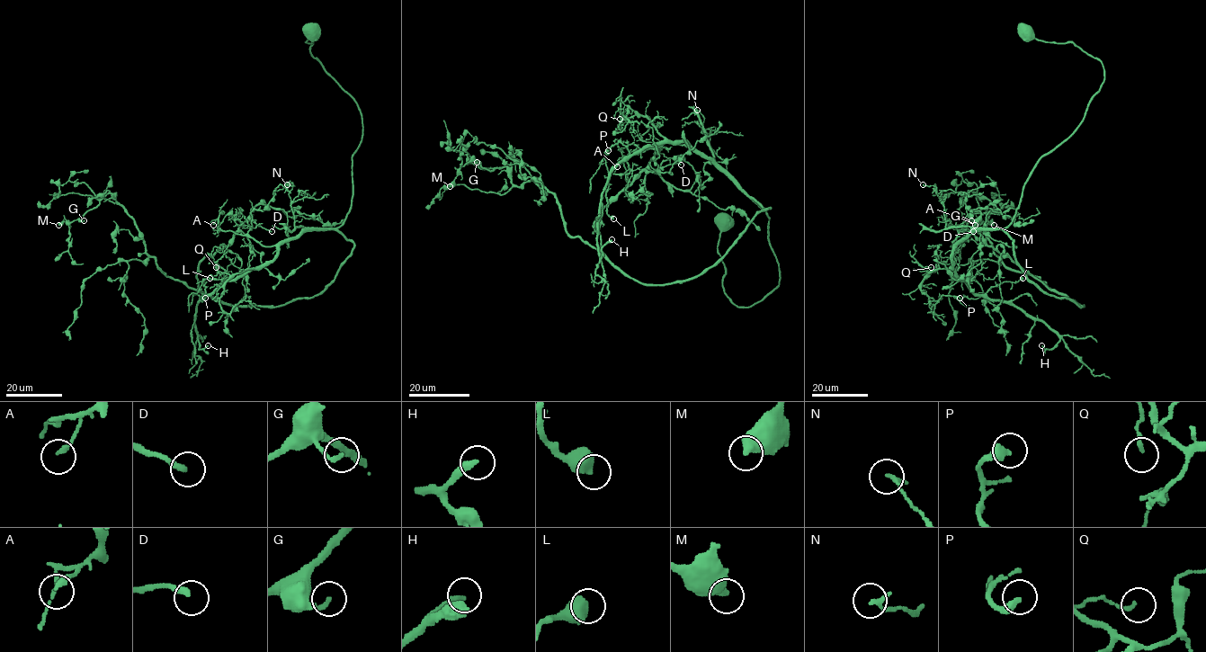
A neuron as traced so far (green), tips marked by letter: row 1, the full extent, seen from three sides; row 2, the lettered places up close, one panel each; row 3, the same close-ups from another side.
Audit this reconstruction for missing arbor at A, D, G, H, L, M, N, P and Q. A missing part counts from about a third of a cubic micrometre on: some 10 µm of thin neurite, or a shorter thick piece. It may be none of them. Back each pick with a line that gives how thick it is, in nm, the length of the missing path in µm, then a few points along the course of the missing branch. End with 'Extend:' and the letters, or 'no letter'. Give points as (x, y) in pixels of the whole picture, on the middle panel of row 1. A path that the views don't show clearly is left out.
D: calibre 240 nm; missing 10 µm
H: calibre 280 nm; missing 20 µm
Extend: D, H

